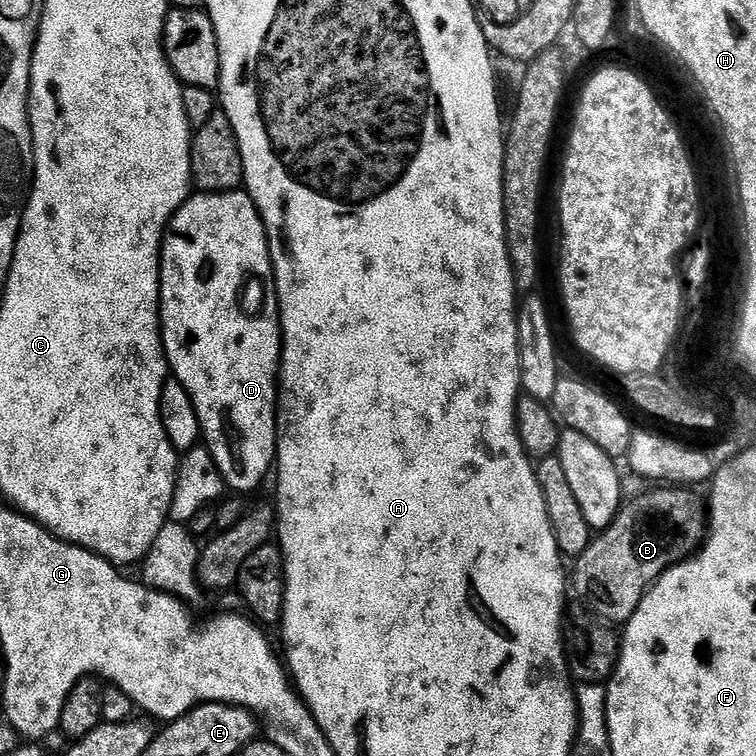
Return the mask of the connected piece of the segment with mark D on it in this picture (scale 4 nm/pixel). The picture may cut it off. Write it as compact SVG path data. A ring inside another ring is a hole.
M247 191L205 192L189 195L171 220L160 245L160 302L158 305L160 342L168 361L171 375L188 392L196 417L200 423L203 443L211 454L225 485L236 492L252 492L264 479L269 479L276 458L276 414L278 411L278 369L282 333L280 331L280 306L276 302L276 282L272 274L272 256L268 252L268 236L260 221L254 202Z

